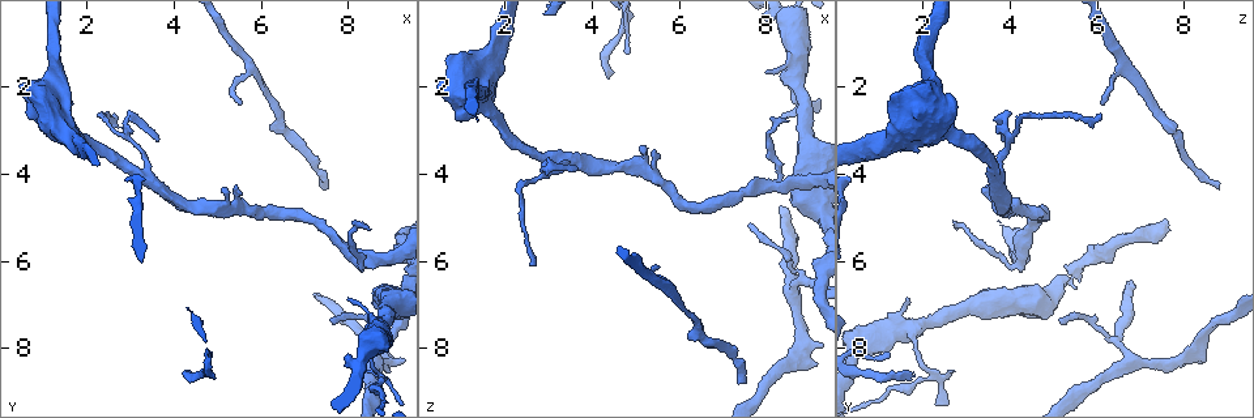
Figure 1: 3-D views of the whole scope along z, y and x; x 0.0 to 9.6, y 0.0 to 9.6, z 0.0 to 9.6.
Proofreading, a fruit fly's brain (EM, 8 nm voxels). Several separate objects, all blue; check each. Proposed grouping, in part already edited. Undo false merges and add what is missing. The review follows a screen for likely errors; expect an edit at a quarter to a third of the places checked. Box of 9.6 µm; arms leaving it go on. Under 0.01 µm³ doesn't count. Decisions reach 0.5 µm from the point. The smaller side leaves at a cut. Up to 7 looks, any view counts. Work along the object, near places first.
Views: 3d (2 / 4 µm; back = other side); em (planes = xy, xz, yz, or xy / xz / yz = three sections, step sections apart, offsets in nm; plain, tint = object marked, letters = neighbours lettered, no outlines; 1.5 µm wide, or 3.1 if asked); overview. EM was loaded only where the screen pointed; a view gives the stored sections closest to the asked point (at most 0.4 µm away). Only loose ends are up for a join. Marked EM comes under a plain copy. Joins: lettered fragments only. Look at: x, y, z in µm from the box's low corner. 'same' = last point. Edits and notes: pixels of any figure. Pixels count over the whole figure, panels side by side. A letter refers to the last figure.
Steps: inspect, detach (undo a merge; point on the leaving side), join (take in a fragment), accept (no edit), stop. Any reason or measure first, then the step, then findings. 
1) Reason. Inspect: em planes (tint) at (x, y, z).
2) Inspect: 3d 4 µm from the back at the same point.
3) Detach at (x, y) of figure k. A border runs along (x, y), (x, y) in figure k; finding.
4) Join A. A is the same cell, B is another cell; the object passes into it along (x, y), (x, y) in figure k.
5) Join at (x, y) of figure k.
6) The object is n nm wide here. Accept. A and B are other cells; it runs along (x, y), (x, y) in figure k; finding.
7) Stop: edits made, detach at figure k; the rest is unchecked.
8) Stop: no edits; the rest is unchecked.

Three arms meet. Inspect: em planes (letters) at (3.30, 3.95, 3.70).

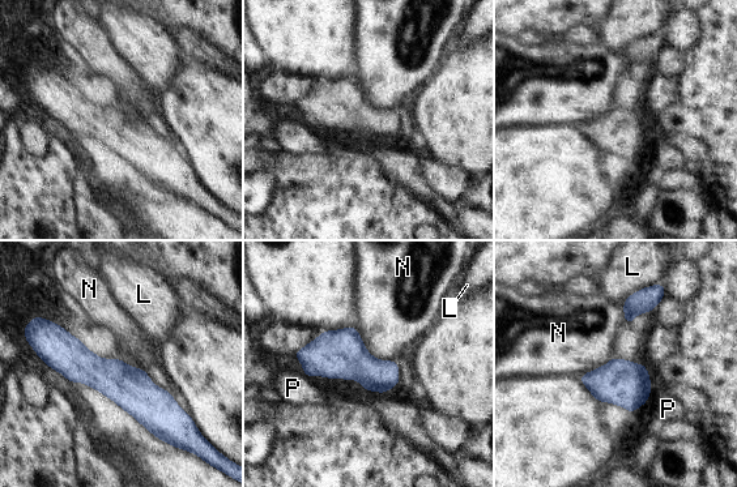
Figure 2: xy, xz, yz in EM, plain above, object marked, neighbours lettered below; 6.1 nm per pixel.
The longest contact is with N, 340 nm. Accept. L, N and P are other cells; it runs along (41, 353), (64, 353), (179, 413) in figure 2; continuous, no second neuron.

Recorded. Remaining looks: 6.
Thin end. Inspect: 3d 4 µm at (5.55, 2.45, 6.15).

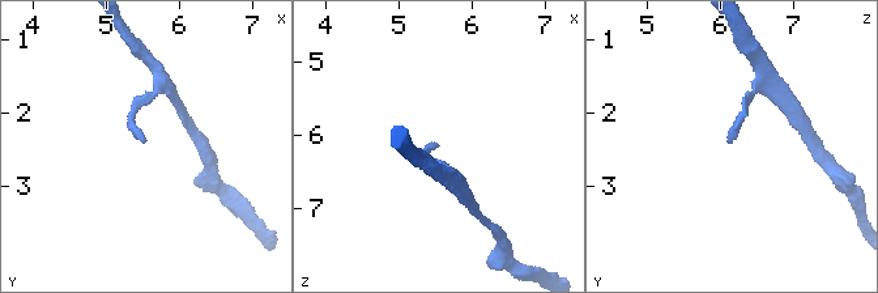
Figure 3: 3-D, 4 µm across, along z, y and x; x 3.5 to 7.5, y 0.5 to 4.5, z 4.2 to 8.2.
Inspect: em xy step 8 (tint) at (5.55, 2.35, 6.10).

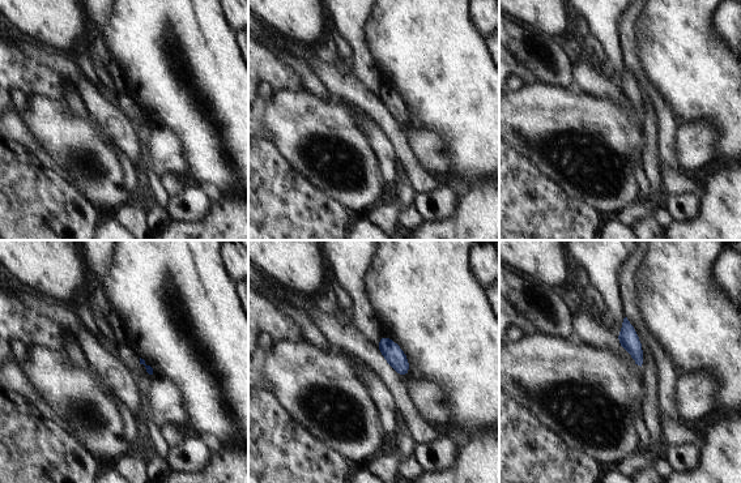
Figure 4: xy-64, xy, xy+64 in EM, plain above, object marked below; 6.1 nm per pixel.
Cut it another way. Inspect: em planes (letters) at the same point.

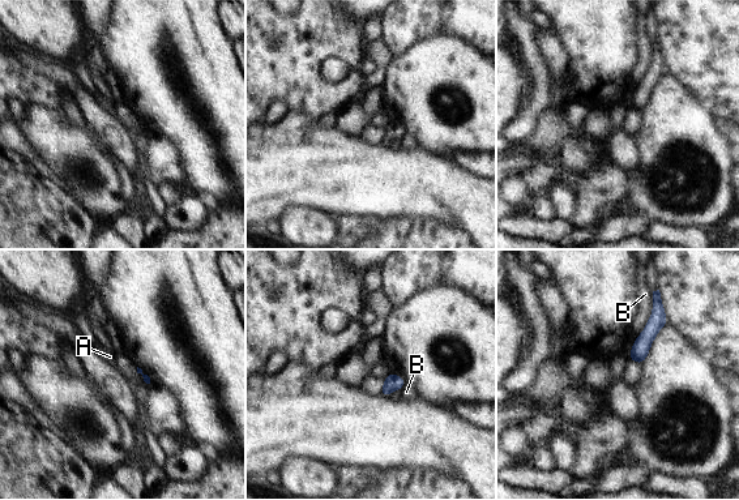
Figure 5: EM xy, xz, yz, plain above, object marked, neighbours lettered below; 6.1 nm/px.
Accept. A and B are other cells; a border runs along (653, 295), (653, 311), (636, 337) in figure 5; no lettered fragment goes on from it.

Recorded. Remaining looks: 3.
Free end. Inspect: 3d 4 µm at (9.20, 8.40, 8.35).

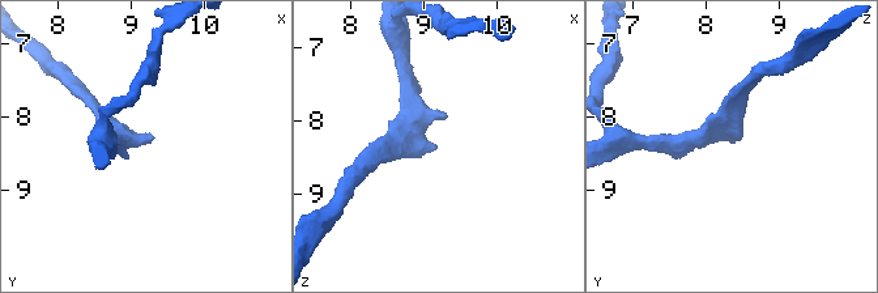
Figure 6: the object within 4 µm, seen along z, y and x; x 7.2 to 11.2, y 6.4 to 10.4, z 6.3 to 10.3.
Need the tissue. Inspect: em planes (letters) at (9.15, 8.30, 8.30).

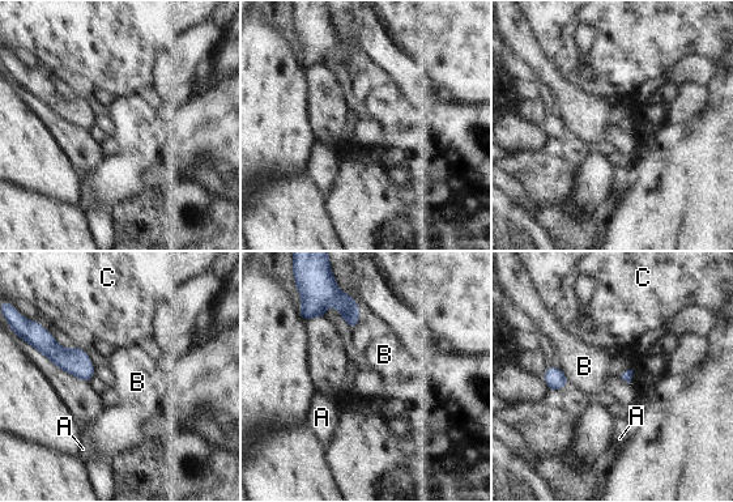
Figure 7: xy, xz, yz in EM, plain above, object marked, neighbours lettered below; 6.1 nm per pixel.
Accept. A, B and C are other cells; a border runs along (561, 369), (569, 382) in figure 7; none of them fits.

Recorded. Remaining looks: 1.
Stop: no edits; the rest is unchecked.

